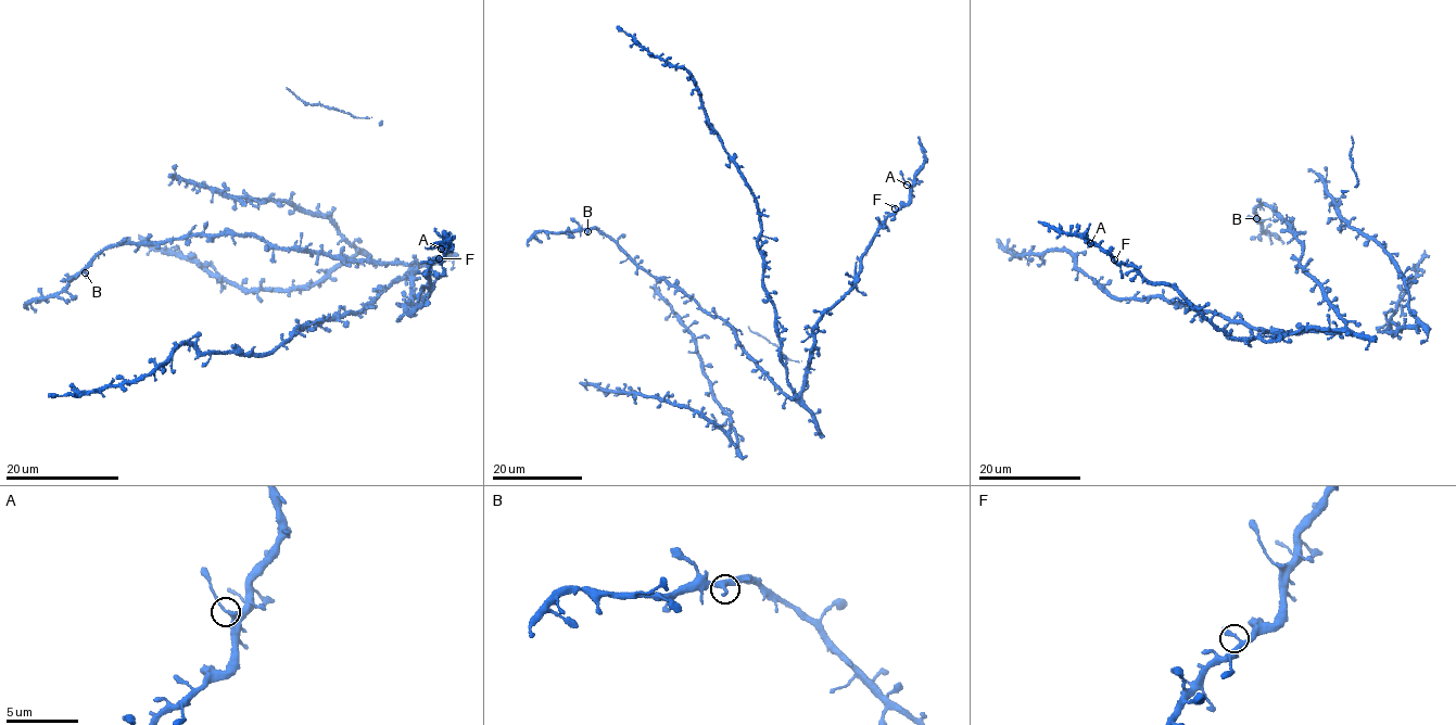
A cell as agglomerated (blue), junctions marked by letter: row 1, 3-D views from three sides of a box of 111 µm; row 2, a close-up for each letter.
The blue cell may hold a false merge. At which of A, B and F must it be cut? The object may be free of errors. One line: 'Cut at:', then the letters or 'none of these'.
Cut at: none of these

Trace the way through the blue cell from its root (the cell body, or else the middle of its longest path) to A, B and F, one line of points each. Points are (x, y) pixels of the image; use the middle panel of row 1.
A: (773, 380), (790, 398), (798, 399), (814, 342), (814, 326), (849, 291), (876, 229), (909, 201), (907, 185)
B: (773, 380), (748, 358), (724, 320), (707, 315), (693, 299), (637, 267), (608, 236), (595, 229), (587, 231)
F: (773, 380), (790, 398), (798, 399), (814, 342), (814, 326), (849, 291), (865, 246), (895, 208)

